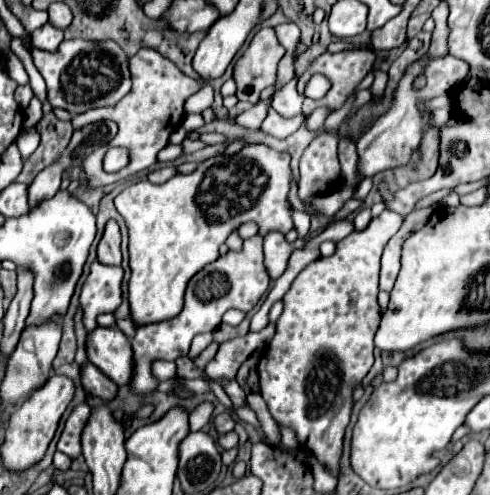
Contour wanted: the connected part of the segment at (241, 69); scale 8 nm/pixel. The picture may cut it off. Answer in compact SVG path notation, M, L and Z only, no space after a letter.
M263 27L259 33L255 33L249 49L237 61L233 73L239 101L259 101L261 91L275 83L277 65L283 55L285 49L281 49L273 27Z

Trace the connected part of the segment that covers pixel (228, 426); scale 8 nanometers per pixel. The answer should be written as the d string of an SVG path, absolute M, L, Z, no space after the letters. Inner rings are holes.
M225 411L225 413L221 413L221 415L215 415L215 417L213 417L213 423L215 423L215 429L217 429L219 433L227 433L227 431L231 431L233 425L235 425L235 421L233 421L233 417L231 417L229 411Z

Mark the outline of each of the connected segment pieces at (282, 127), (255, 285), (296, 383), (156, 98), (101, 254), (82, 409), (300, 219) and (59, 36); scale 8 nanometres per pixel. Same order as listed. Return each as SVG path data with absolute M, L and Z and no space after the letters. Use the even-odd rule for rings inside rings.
M269 109L269 115L267 115L267 119L263 121L261 131L269 133L269 135L273 135L273 137L285 139L287 135L295 133L295 131L303 125L303 119L305 119L305 117L291 117L291 119L285 119L285 117L277 115L273 109Z
M255 235L251 239L245 239L241 251L227 251L225 255L219 255L217 261L205 265L195 277L189 281L185 291L185 307L183 311L167 321L151 323L141 329L137 329L135 337L131 339L133 347L133 379L129 381L131 393L135 395L151 395L155 393L159 381L151 371L153 361L175 361L177 357L185 357L191 347L191 339L197 333L215 331L221 323L221 317L229 309L239 309L243 313L251 311L259 297L269 287L269 273L263 263L263 237Z
M385 209L379 217L373 217L363 231L353 231L341 239L331 257L319 257L317 261L309 263L295 277L291 289L283 295L283 313L275 323L275 335L257 365L261 395L273 419L283 427L293 427L297 431L299 445L311 449L317 459L331 469L333 475L337 475L343 435L351 417L353 389L373 365L373 337L381 319L381 307L377 303L379 259L383 247L397 233L401 223L403 215Z
M139 49L129 59L129 71L131 71L133 87L119 103L115 103L111 107L89 109L87 113L75 115L71 119L75 129L81 129L85 123L91 123L93 119L111 119L119 127L119 133L115 135L115 139L109 145L103 145L101 149L93 151L83 161L83 171L89 177L91 187L103 187L103 185L109 185L109 183L117 183L117 181L133 175L133 173L139 173L139 171L155 165L157 163L157 153L169 143L169 135L180 126L183 120L185 99L201 89L199 81L181 73L175 63L165 59L155 49ZM111 147L125 147L129 151L129 163L121 171L105 173L103 171L103 157L105 157L107 149L111 149Z
M107 221L105 233L97 247L97 257L105 265L121 265L121 233L117 221Z
M87 403L75 405L69 419L67 419L67 423L65 423L61 439L57 443L57 449L61 453L69 455L71 459L81 455L81 431L87 423L87 417L89 417L89 405Z
M291 209L291 211L293 211L293 223L297 227L297 233L303 239L309 233L309 215L303 211L297 211L297 209Z
M45 23L37 31L33 31L33 47L37 47L37 49L55 51L61 41L63 41L63 31L49 23Z

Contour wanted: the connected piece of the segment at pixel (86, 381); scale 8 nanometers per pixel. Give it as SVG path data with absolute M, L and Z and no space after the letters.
M91 363L81 365L81 385L89 395L101 397L103 401L111 401L117 393L117 385Z

